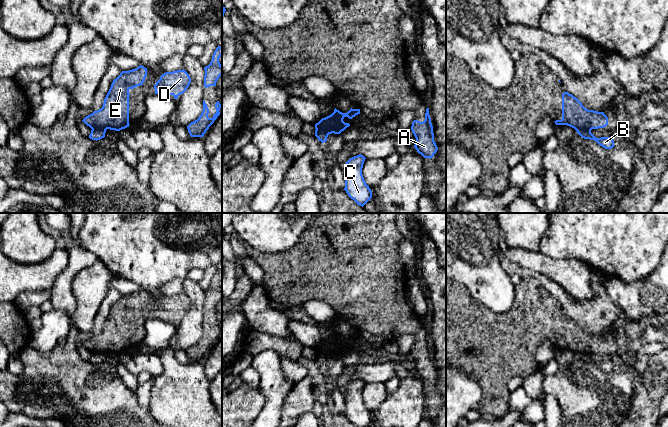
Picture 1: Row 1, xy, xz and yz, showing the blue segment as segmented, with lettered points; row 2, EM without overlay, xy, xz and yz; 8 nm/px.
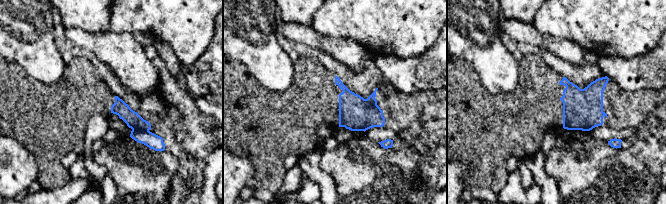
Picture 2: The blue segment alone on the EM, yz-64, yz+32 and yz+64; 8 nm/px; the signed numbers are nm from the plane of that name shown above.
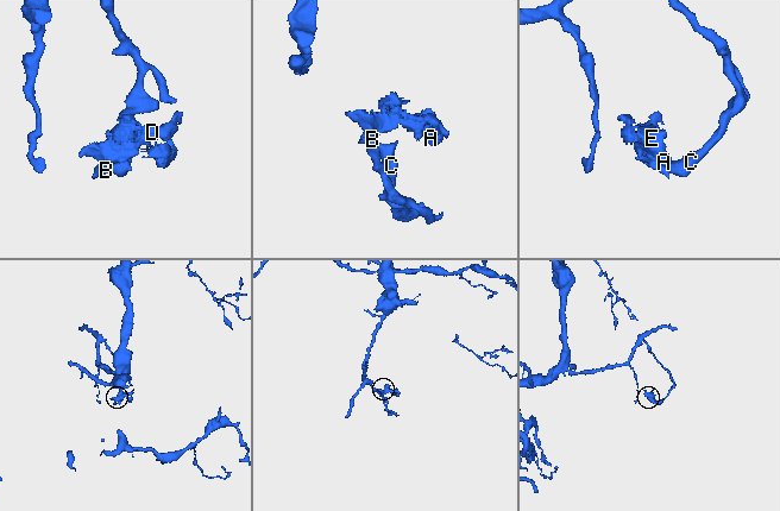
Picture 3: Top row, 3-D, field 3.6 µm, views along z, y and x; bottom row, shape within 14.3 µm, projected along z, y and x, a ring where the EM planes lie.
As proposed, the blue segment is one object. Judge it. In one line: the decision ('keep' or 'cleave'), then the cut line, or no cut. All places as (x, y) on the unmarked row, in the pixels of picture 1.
cleave; cut xy (92, 352), (103, 352), (105, 354)

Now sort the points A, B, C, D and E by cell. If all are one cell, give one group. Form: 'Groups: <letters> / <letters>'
Groups: A D E / B C

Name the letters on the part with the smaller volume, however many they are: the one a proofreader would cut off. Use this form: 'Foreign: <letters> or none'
Foreign: A, D, E

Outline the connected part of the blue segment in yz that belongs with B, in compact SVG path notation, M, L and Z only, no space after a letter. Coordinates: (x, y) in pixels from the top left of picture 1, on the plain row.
M582 353L577 355L577 357L584 363L590 363L596 365L600 370L605 373L611 373L614 371L614 365L612 361L601 361L596 362L590 353Z

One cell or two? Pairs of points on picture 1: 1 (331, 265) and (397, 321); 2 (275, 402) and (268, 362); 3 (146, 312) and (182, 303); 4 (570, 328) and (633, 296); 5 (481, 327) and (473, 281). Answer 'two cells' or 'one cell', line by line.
1: one cell
2: one cell
3: one cell
4: two cells
5: two cells

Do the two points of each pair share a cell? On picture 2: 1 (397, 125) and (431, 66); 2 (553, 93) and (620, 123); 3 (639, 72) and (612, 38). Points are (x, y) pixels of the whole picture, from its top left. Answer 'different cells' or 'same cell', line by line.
1: different cells
2: same cell
3: different cells

